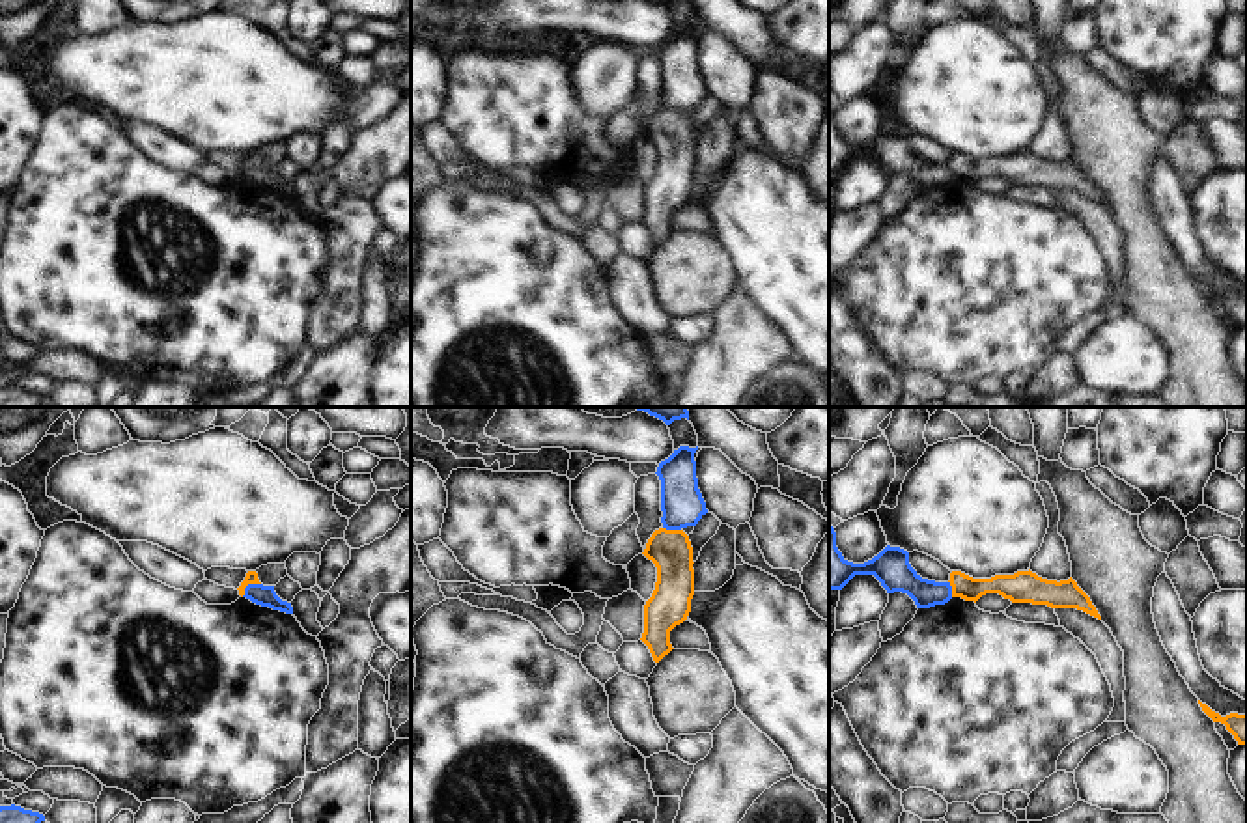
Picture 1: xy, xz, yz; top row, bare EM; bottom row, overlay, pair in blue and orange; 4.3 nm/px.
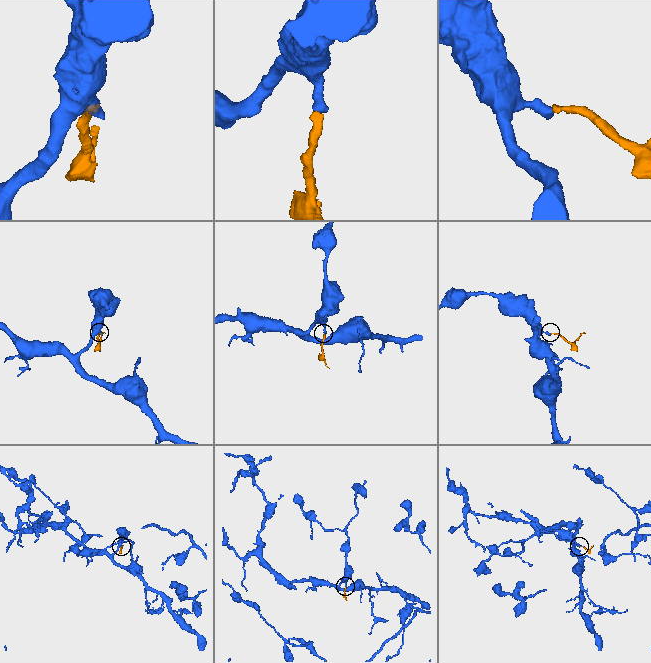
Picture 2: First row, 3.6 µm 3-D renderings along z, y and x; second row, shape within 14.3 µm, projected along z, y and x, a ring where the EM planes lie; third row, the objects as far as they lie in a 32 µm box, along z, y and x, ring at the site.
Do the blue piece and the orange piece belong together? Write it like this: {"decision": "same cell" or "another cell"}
{"decision": "another cell"}

